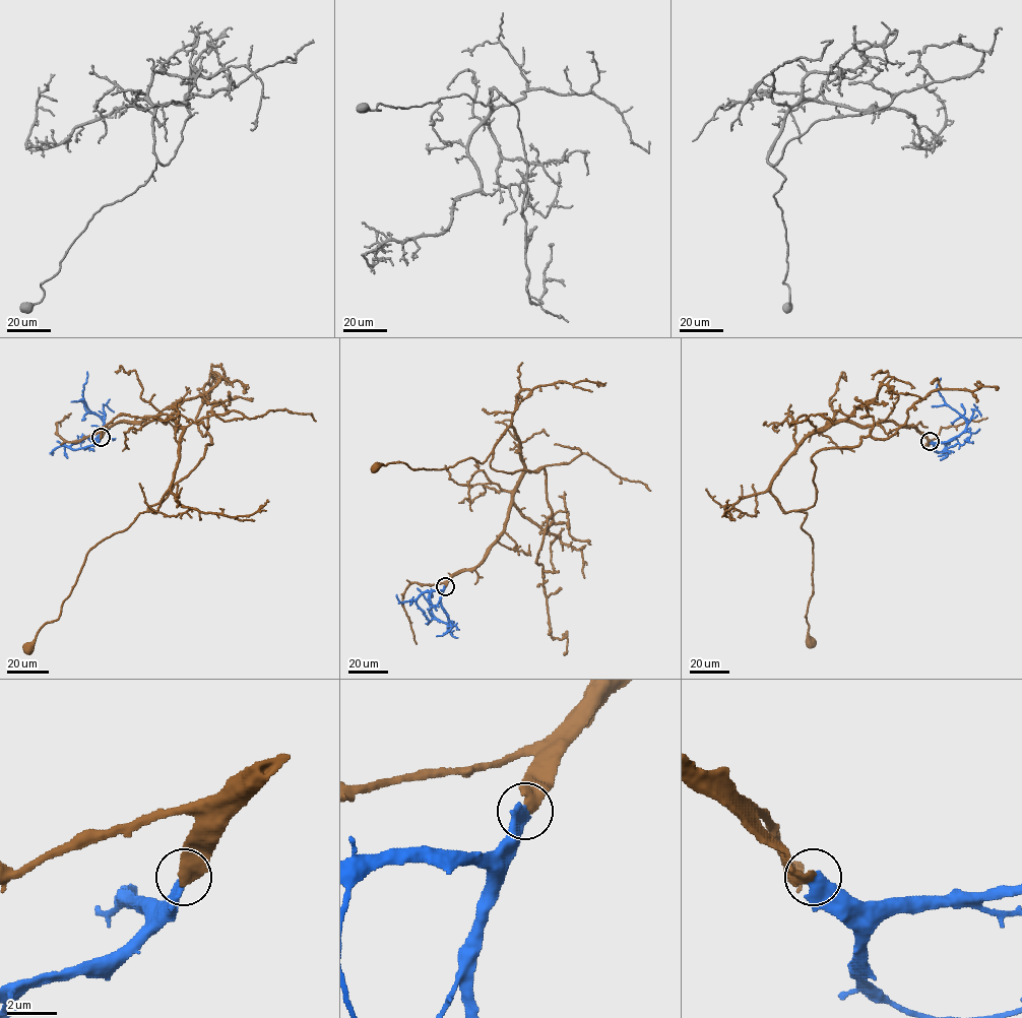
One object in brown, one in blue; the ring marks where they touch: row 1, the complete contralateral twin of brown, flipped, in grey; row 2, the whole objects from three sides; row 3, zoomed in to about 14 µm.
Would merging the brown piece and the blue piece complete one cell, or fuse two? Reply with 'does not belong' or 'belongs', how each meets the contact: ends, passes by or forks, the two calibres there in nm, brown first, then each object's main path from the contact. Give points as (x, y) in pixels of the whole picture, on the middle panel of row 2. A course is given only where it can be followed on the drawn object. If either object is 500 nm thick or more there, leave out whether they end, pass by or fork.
belongs | brown ends | blue ends | 440/480 nm | brown via (445, 586), (482, 562), (503, 530), (524, 467), (515, 431), (509, 427), (483, 463), (375, 467) | blue via (445, 586), (440, 603), (448, 623), (433, 615), (429, 594), (432, 596)

